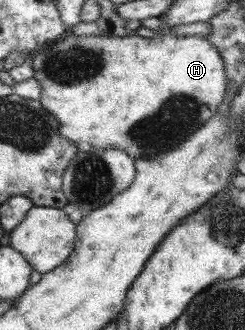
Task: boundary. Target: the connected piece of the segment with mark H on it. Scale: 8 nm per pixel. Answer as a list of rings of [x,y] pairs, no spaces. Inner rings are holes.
[[[169,28],[159,34],[156,33],[152,38],[142,38],[135,33],[130,33],[126,37],[68,34],[68,39],[65,39],[64,36],[63,39],[48,43],[40,52],[32,55],[31,63],[34,74],[36,74],[35,79],[42,84],[42,98],[39,101],[42,102],[44,109],[47,109],[60,122],[62,138],[66,138],[76,146],[80,143],[86,143],[96,149],[122,149],[124,153],[128,154],[128,157],[132,157],[133,161],[140,159],[140,157],[146,157],[146,155],[148,157],[156,155],[154,151],[148,151],[148,141],[162,143],[162,147],[166,150],[186,141],[192,136],[192,133],[202,128],[210,120],[216,107],[224,99],[224,63],[223,59],[220,58],[219,51],[216,51],[216,47],[198,35],[174,36],[174,34],[170,34]]]

